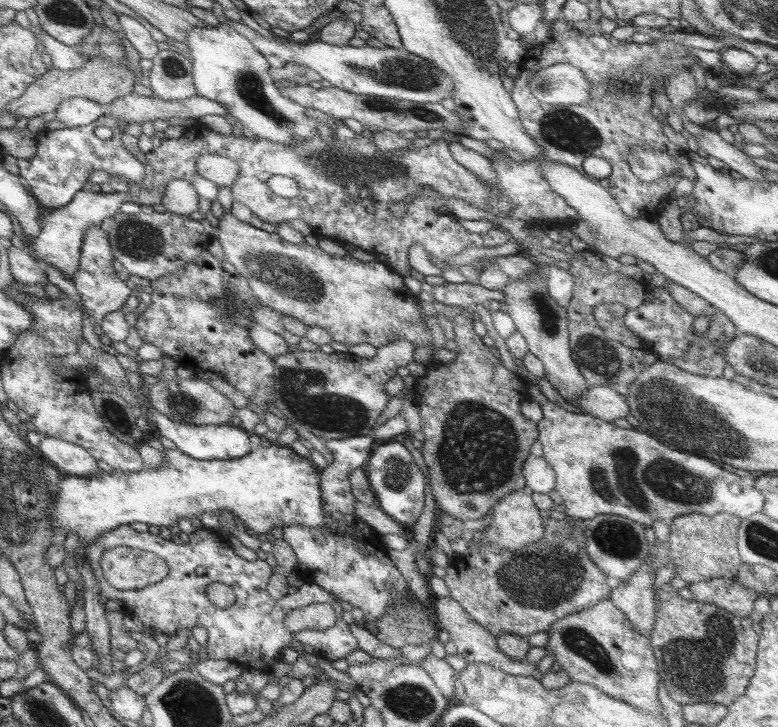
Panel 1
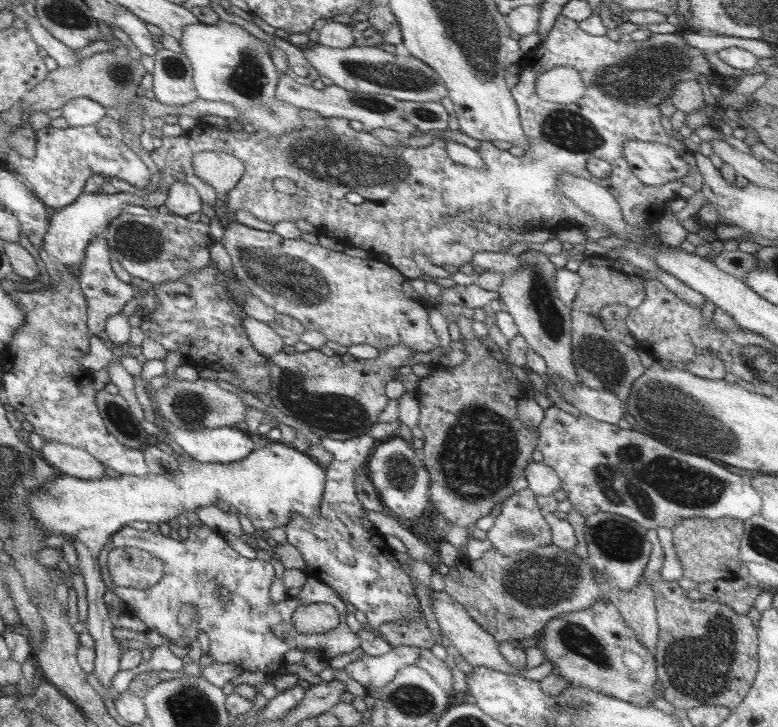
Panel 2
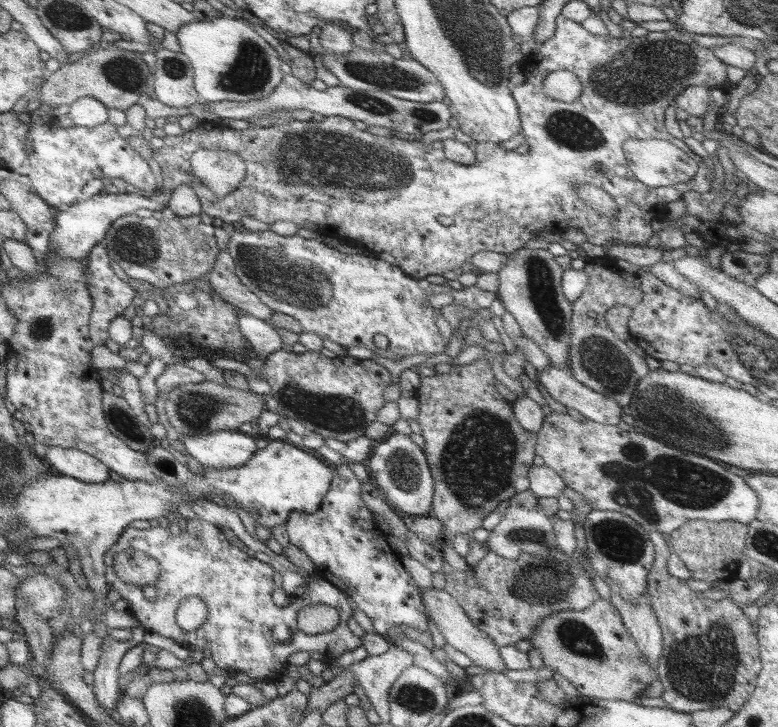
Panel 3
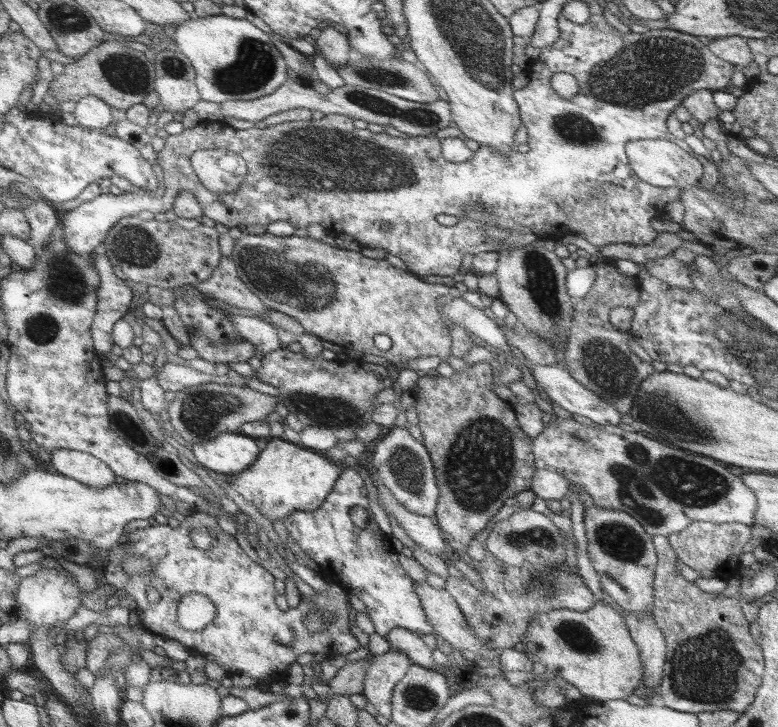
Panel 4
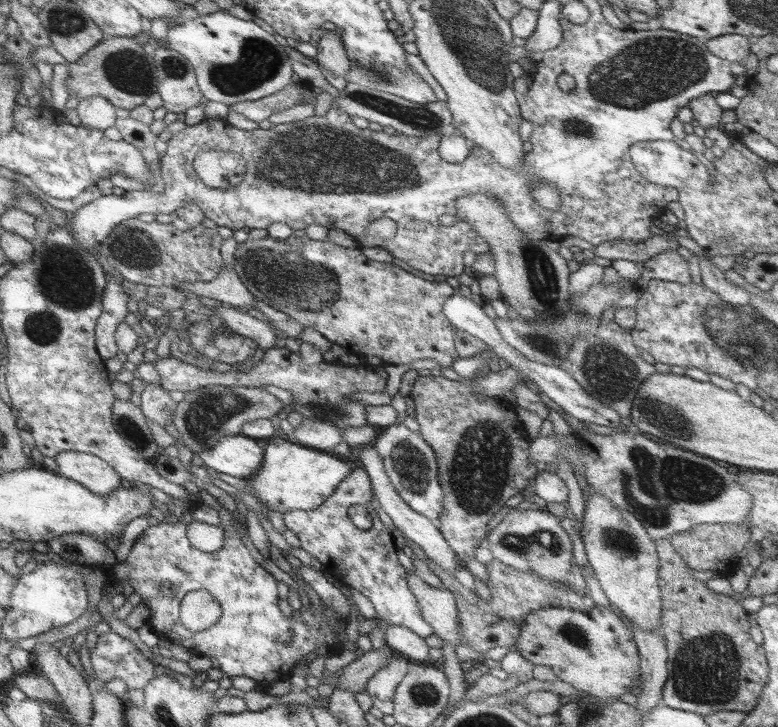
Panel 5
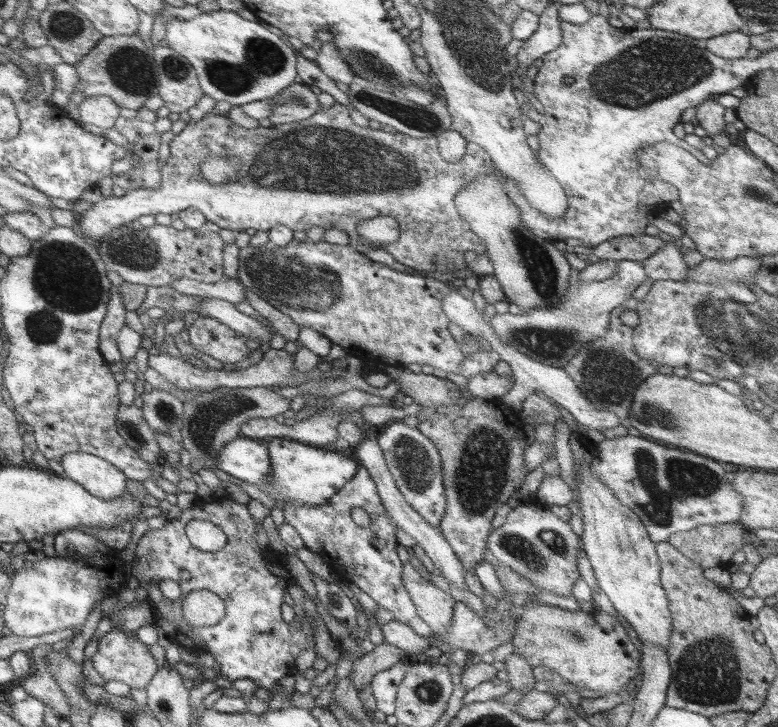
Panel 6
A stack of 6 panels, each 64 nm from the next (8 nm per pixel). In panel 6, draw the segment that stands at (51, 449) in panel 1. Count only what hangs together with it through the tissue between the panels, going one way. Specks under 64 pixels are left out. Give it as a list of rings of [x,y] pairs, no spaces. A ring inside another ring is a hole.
[[[63,454],[59,466],[63,468],[63,478],[77,482],[101,500],[115,500],[127,492],[121,470],[93,454]]]

